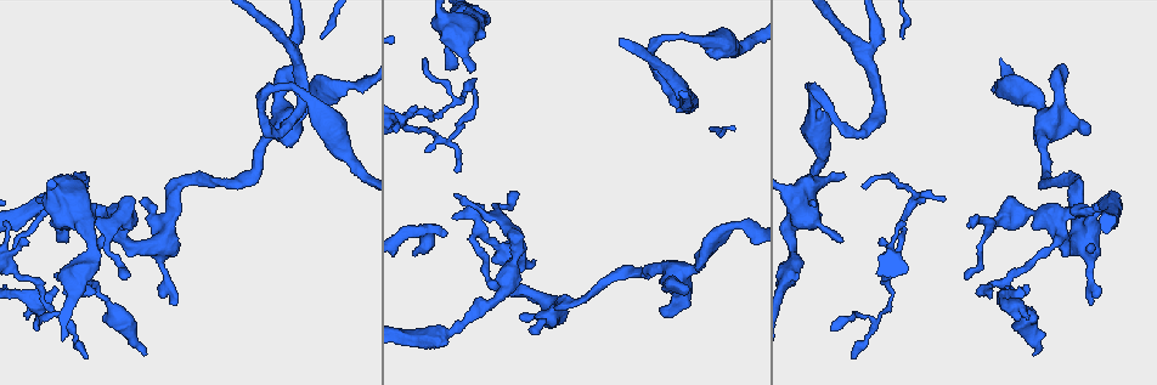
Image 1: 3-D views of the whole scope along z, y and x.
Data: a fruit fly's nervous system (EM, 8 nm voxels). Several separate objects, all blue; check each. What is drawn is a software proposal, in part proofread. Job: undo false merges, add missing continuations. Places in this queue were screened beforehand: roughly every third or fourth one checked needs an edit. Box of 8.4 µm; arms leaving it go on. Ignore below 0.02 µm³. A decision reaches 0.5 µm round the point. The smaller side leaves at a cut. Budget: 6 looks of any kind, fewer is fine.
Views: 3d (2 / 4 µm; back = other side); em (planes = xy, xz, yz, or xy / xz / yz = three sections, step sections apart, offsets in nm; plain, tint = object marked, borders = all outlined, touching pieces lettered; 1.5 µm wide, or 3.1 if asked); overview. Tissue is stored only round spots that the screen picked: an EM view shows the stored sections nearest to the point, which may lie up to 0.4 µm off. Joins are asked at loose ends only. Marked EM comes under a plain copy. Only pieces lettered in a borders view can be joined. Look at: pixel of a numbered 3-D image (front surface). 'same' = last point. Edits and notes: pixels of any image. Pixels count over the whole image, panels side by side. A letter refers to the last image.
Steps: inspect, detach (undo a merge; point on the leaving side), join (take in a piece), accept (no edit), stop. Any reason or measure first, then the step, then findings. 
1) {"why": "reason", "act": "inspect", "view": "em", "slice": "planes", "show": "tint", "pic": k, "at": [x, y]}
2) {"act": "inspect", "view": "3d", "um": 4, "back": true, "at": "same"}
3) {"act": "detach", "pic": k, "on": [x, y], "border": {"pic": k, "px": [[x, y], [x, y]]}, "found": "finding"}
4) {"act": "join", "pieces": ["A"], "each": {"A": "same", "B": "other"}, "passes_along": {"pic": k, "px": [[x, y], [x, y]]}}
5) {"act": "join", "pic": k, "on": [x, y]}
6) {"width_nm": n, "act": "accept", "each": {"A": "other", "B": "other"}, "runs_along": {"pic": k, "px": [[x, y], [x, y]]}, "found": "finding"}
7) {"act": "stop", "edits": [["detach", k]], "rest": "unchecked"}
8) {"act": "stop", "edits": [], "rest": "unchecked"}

{"why": "tapers out", "act": "inspect", "view": "em", "slice": "planes", "show": "borders", "pic": 1, "at": [85, 355]}

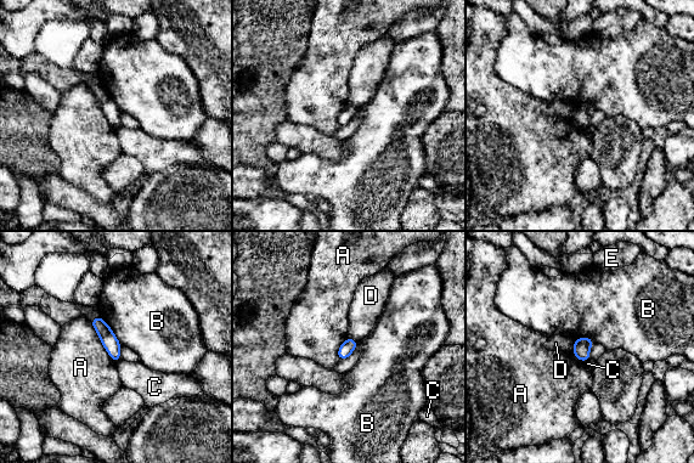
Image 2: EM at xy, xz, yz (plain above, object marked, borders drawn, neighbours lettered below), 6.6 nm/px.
{"width_nm": 90, "act": "accept", "each": {"A": "other", "B": "other", "C": "other", "D": "other", "E": "other"}, "runs_along": {"pic": 2, "px": [[95, 321], [102, 328], [117, 357]]}, "found": "no lettered piece goes on from it"}

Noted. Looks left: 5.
{"why": "an open end", "act": "inspect", "view": "3d", "um": 2, "back": true, "pic": 1, "at": [796, 275]}

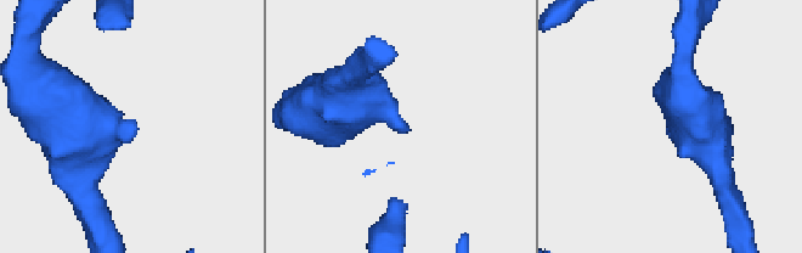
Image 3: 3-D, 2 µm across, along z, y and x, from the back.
{"act": "inspect", "view": "em", "slice": "planes", "show": "borders", "pic": 3, "at": [407, 130]}

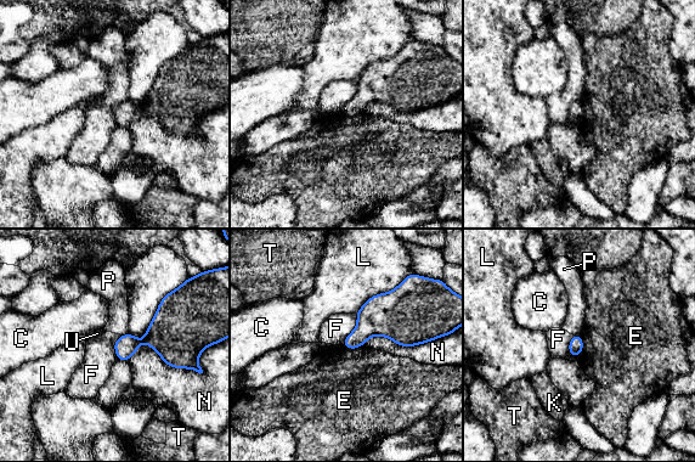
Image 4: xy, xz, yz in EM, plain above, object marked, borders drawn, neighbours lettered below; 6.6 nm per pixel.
{"act": "accept", "each": {"C": "other", "E": "other", "F": "other", "K": "other", "L": "other", "N": "other", "P": "other", "T": "other", "U": "other"}, "border": {"pic": 4, "px": [[580, 333], [582, 350], [576, 356]]}, "found": "none of them fits"}

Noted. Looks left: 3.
{"why": "side arm on a straight run", "act": "inspect", "view": "em", "slice": "planes", "show": "borders", "pic": 1, "at": [14, 248]}

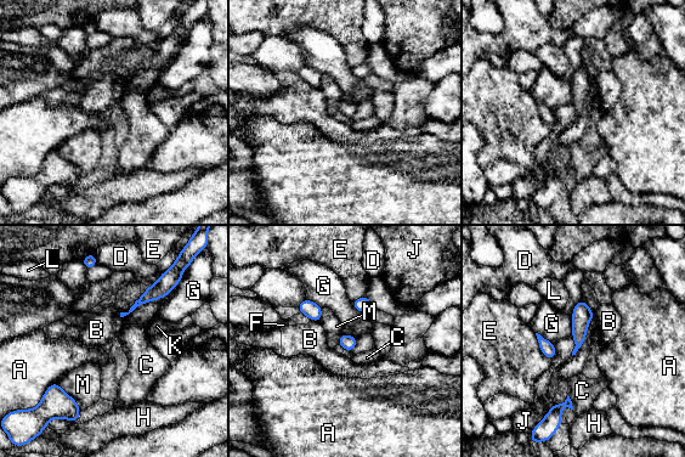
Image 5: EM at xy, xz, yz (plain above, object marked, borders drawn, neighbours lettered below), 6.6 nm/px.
{"act": "accept", "each": {"A": "other", "B": "other", "C": "other", "D": "other", "E": "other", "F": "other", "G": "other", "H": "other", "J": "other", "K": "other", "L": "other", "M": "other"}, "border": {"pic": 5, "px": [[57, 382], [75, 401], [80, 411]]}, "found": "one cell here"}

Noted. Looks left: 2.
{"act": "stop", "edits": [], "rest": "unchecked"}

